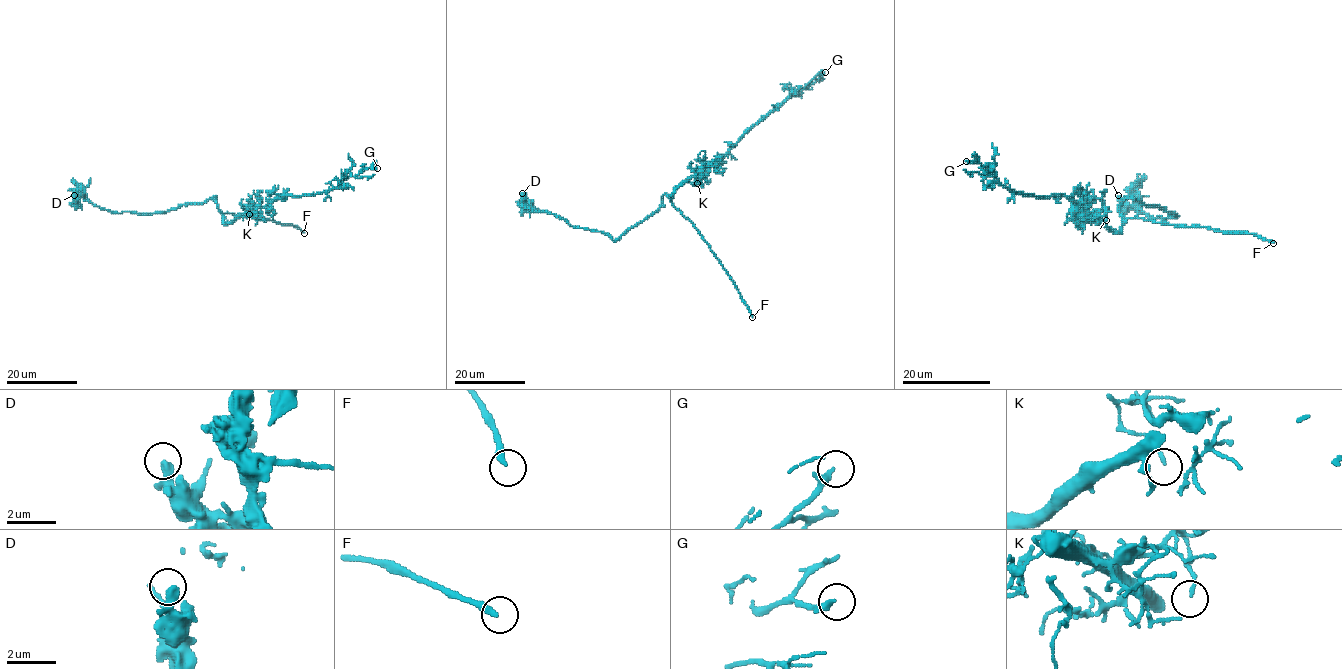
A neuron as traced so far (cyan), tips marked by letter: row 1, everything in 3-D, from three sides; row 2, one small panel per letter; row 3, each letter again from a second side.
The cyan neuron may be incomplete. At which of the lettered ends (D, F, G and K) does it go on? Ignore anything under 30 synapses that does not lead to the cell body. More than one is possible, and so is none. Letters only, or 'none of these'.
F

